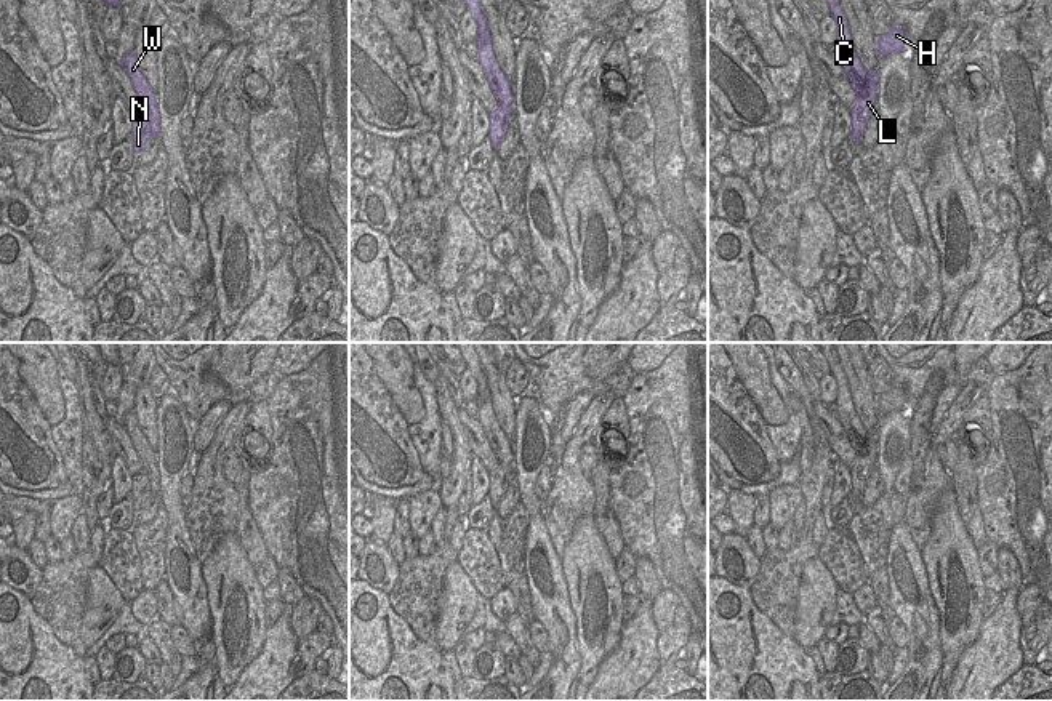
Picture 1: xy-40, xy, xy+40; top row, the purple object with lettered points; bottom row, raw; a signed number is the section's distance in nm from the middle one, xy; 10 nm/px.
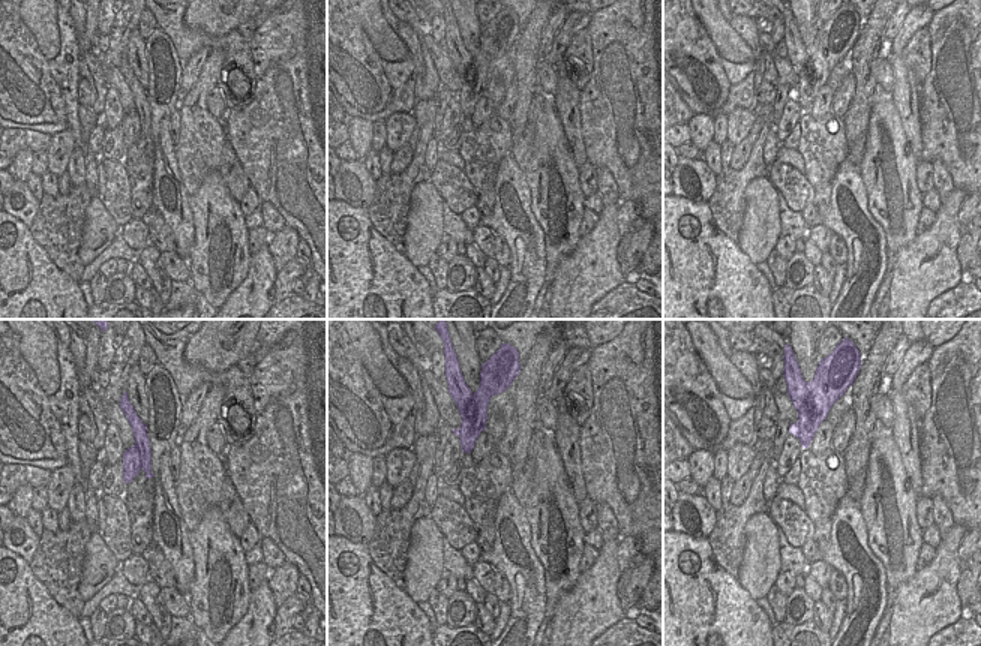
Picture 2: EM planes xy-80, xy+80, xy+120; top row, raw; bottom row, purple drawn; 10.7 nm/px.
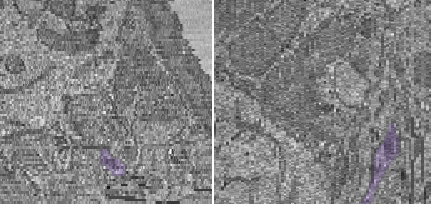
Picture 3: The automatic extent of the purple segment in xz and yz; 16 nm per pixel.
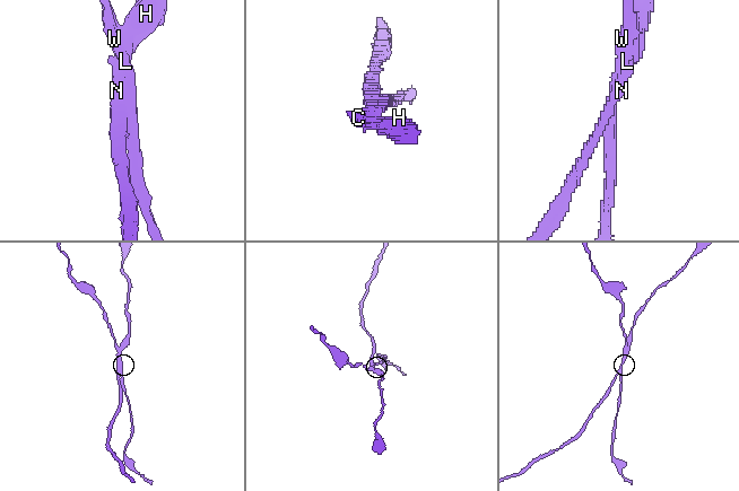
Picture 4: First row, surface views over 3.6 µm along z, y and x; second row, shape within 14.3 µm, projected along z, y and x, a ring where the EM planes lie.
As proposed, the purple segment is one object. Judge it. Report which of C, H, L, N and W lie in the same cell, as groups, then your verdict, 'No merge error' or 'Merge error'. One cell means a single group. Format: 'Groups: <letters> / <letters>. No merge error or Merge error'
Groups: C W / H L N. Merge error

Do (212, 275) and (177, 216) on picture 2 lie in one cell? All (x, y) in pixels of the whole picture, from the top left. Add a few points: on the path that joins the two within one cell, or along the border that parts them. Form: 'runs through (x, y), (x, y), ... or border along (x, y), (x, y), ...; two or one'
border along (191, 209), (194, 245), (186, 260); two

